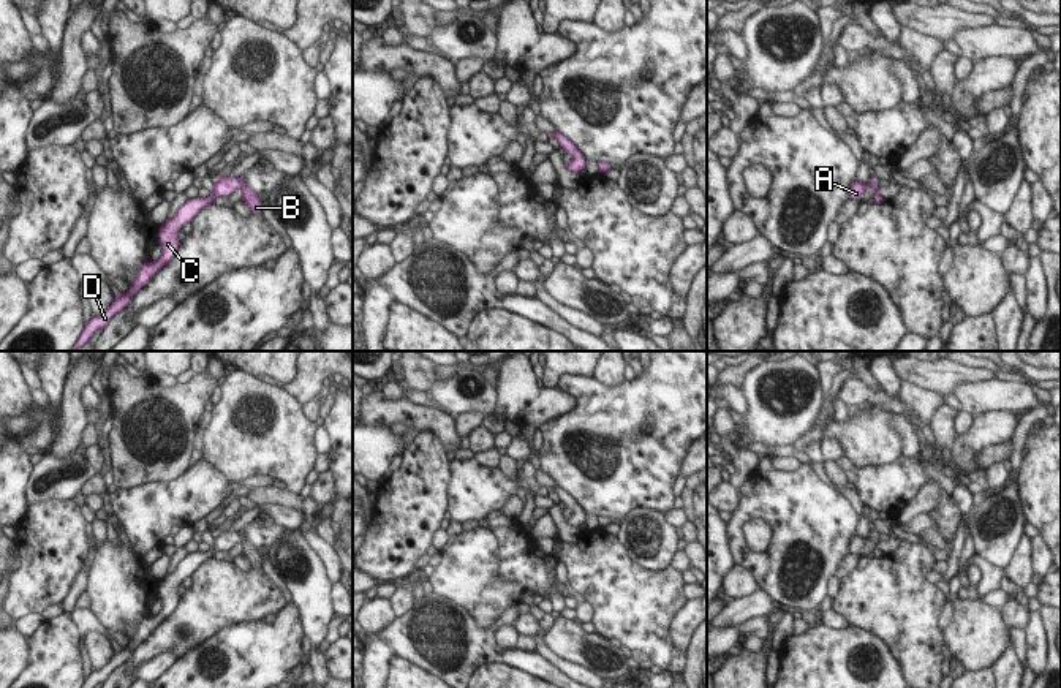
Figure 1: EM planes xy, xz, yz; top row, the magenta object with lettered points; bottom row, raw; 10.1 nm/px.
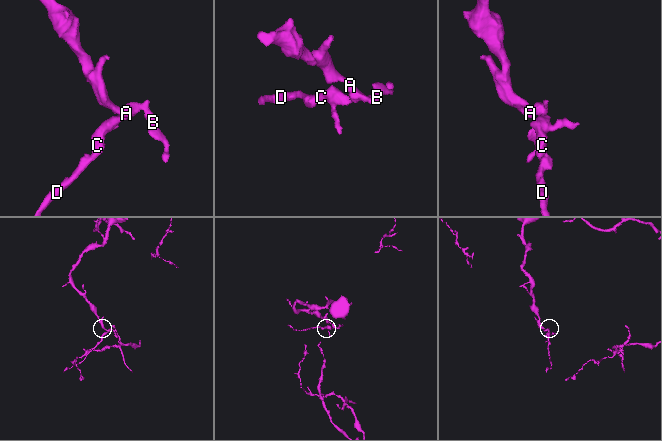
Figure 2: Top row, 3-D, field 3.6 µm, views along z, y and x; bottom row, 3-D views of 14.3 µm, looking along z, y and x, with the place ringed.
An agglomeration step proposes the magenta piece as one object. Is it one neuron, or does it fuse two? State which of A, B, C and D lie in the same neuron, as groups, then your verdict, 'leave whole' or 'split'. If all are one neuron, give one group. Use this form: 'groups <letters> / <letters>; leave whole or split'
groups A B C D; leave whole

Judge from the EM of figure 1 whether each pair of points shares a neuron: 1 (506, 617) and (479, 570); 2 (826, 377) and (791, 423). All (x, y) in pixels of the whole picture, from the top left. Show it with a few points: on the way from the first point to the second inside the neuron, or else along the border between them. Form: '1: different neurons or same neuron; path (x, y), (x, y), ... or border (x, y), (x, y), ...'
1: different neurons; border (521, 601), (489, 627), (478, 627), (467, 612)
2: different neurons; border (816, 367), (823, 407)

